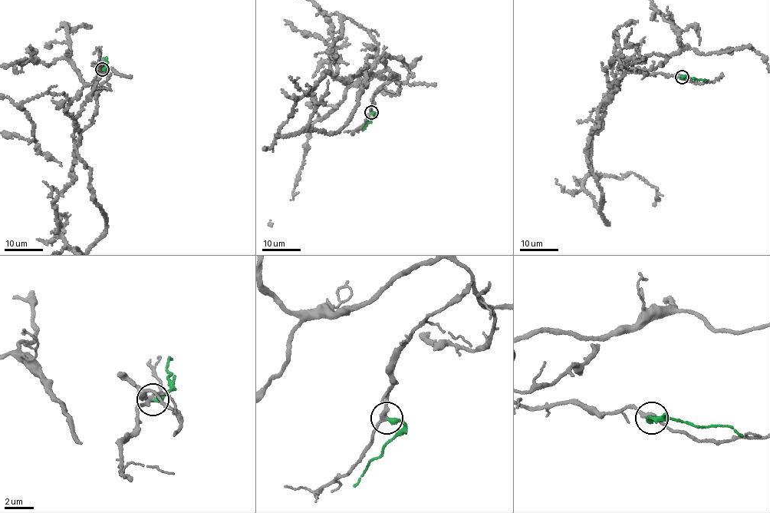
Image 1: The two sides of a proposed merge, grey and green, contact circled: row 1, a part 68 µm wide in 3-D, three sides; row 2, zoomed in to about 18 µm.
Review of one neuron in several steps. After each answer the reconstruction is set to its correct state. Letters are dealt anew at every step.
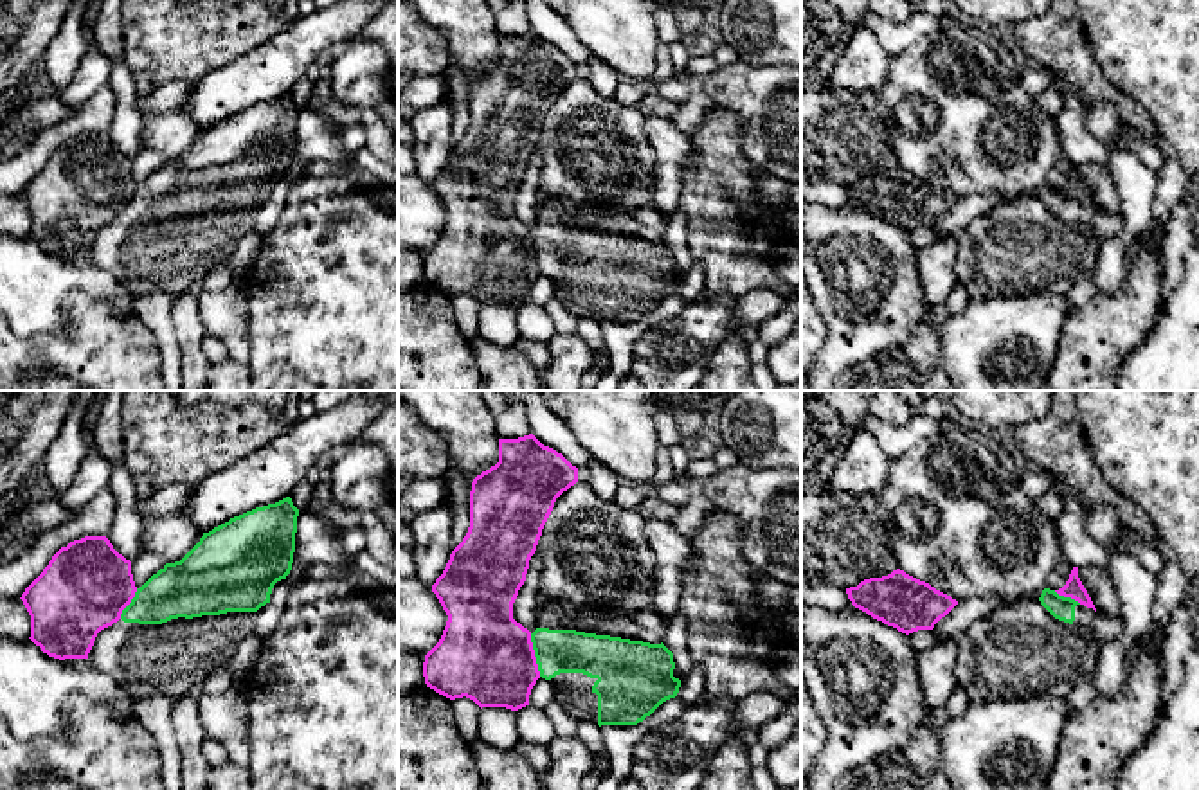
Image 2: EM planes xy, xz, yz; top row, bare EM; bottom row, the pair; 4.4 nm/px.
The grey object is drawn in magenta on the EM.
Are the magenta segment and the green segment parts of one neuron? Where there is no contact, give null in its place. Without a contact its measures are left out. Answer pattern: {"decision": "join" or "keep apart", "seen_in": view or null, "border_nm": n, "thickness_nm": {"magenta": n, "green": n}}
{"decision": "keep apart", "seen_in": "xz", "border_nm": 200, "thickness_nm": {"magenta": 400, "green": 190}}

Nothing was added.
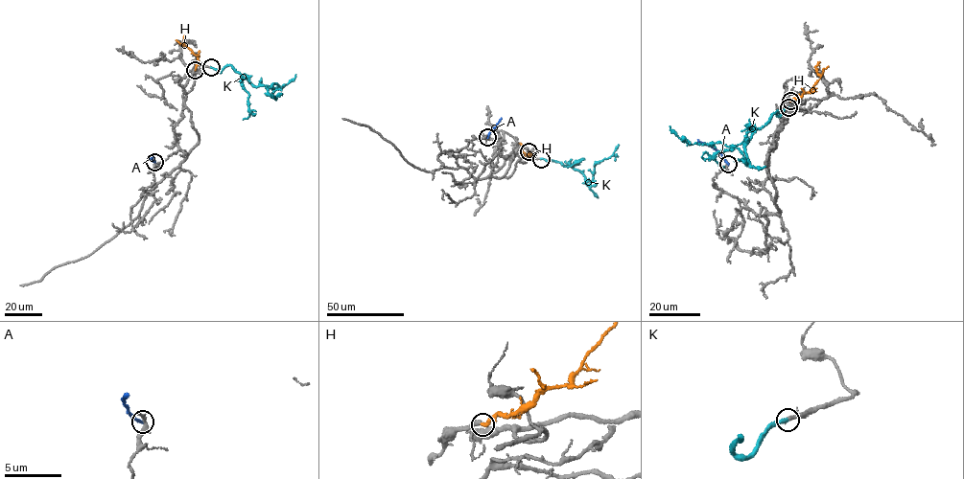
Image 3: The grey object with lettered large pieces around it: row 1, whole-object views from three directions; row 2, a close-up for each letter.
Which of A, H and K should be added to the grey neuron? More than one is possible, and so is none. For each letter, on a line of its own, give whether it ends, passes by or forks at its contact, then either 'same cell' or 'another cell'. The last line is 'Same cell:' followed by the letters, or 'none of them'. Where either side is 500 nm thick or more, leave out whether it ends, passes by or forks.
A: it ends; another cell
H: it ends; same cell
K: it ends; same cell
Same cell: H, K

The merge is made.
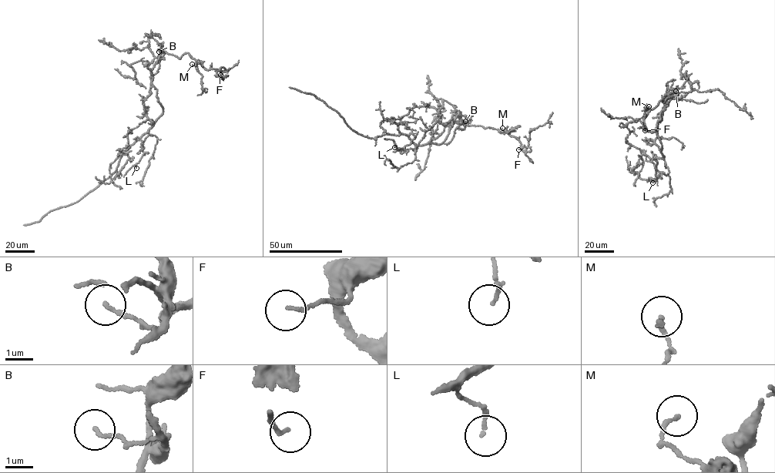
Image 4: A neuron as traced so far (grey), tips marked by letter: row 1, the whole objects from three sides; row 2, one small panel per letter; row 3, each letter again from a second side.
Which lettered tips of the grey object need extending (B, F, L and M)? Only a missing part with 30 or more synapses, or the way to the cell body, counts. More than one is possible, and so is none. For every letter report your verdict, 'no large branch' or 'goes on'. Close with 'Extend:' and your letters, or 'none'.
B: no large branch
F: no large branch
L: goes on
M: no large branch
Extend: L

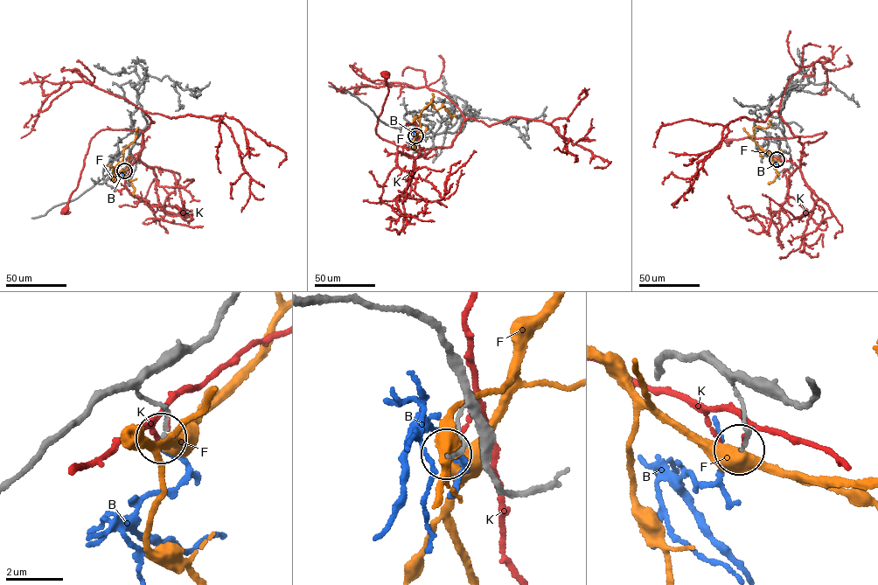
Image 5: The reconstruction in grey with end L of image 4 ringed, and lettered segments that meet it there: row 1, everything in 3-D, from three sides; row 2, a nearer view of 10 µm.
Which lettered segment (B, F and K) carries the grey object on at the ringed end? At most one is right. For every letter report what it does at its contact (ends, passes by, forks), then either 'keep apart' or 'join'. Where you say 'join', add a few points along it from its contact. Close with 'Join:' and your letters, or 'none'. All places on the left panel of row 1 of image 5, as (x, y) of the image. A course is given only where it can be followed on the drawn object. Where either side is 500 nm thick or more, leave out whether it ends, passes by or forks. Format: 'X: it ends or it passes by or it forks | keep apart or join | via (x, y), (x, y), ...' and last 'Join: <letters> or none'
B: it passes by | join
F: it passes by | keep apart
K: it ends | keep apart
Join: B

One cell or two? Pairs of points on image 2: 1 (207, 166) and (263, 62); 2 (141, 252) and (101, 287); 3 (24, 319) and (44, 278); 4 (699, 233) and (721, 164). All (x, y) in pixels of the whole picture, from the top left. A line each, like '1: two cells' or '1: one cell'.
1: two cells
2: two cells
3: one cell
4: one cell

